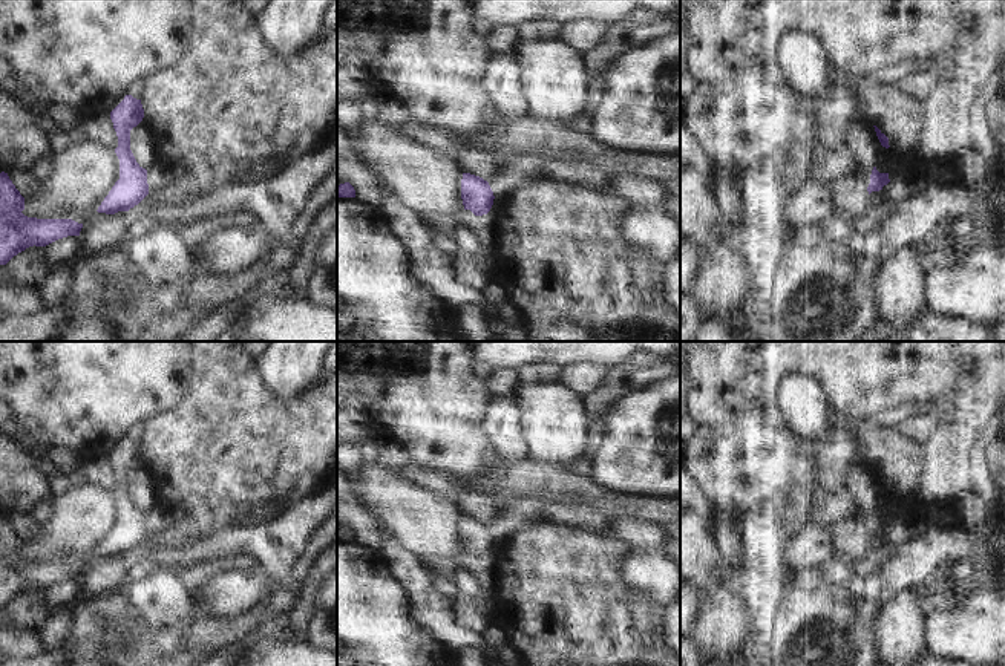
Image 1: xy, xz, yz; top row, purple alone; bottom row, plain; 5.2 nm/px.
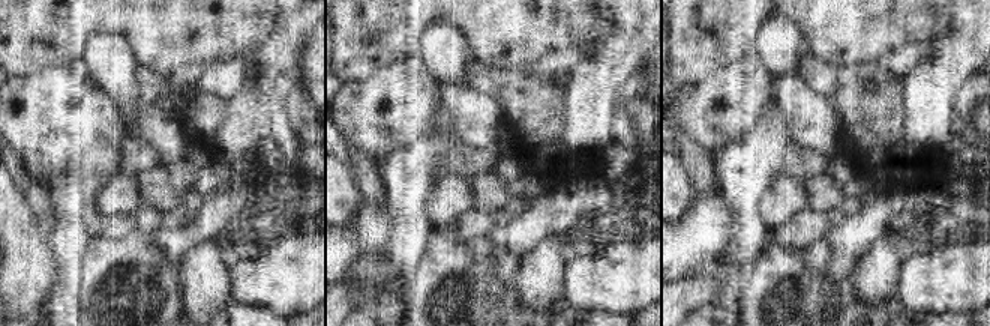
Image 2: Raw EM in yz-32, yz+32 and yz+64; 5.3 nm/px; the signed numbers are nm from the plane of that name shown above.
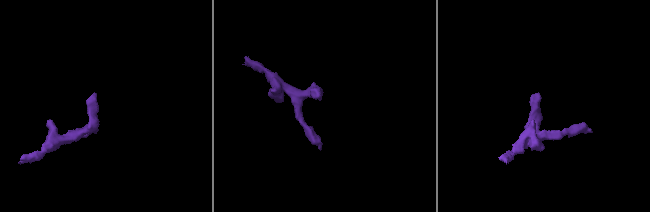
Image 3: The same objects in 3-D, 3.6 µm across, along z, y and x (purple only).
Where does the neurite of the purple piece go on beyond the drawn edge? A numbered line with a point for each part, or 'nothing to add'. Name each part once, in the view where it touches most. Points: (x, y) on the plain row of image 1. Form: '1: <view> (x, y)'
1: yz (864, 516)

